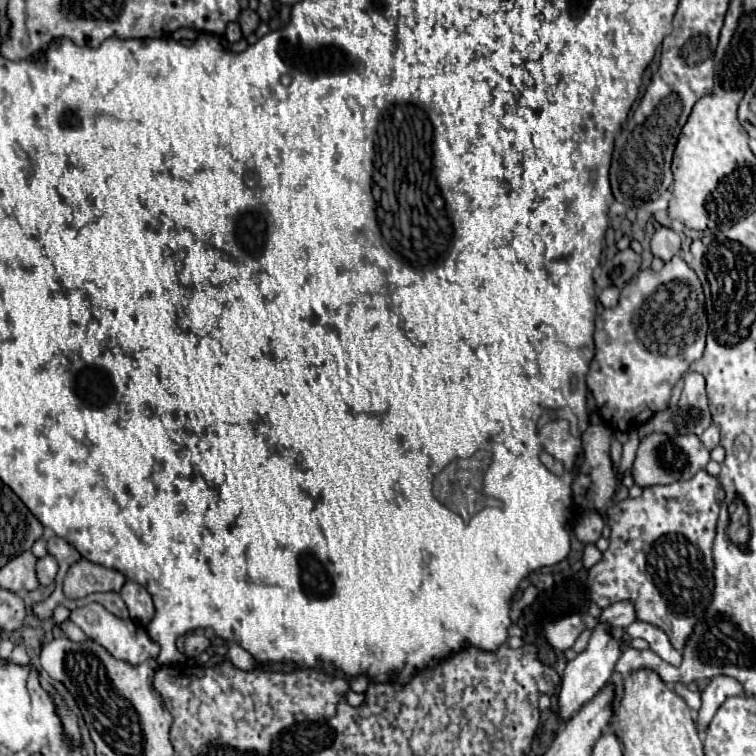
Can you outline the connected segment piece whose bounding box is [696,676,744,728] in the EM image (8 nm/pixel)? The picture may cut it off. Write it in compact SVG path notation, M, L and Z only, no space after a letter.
M728 676L712 678L710 684L702 690L702 708L696 718L698 728L704 728L710 724L716 710L724 704L726 698L740 696L740 694L744 694L744 690L742 690L740 682L736 682L736 678L728 678Z

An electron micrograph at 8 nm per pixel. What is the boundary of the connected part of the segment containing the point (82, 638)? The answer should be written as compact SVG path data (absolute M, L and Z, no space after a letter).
M66 620L66 624L62 626L62 630L64 630L64 634L66 634L72 642L86 642L86 640L88 640L88 636L86 636L74 622L70 622L70 620Z

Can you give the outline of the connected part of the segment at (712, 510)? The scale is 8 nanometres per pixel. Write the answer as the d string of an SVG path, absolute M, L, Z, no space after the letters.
M698 470L696 476L692 476L690 480L678 480L678 482L666 484L666 486L644 488L640 498L628 498L628 500L616 502L614 508L608 512L608 526L612 530L610 546L602 554L602 560L598 564L594 564L590 568L590 572L588 572L588 588L590 588L592 600L600 608L606 608L608 604L622 602L622 600L632 602L636 606L636 620L648 622L648 624L652 624L656 628L662 628L666 632L666 636L670 638L672 646L676 650L682 650L684 642L688 642L688 638L692 636L692 626L696 626L696 622L700 622L700 618L704 616L704 610L708 608L708 602L712 602L712 586L714 586L714 578L712 578L712 566L714 566L714 562L712 562L712 542L716 538L716 522L718 522L718 512L720 512L720 504L722 502L724 502L724 488L720 486L720 480L716 476L710 476L706 470Z

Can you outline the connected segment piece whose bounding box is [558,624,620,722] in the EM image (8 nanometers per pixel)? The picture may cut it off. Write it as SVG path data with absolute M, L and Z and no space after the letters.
M598 624L588 642L588 648L582 654L578 654L572 662L568 662L562 674L562 684L560 684L560 694L558 694L558 714L562 722L568 722L568 718L572 718L572 714L576 714L580 706L584 706L584 702L590 702L602 690L602 686L612 676L614 664L618 662L618 658L620 658L618 642L610 636L606 624Z

